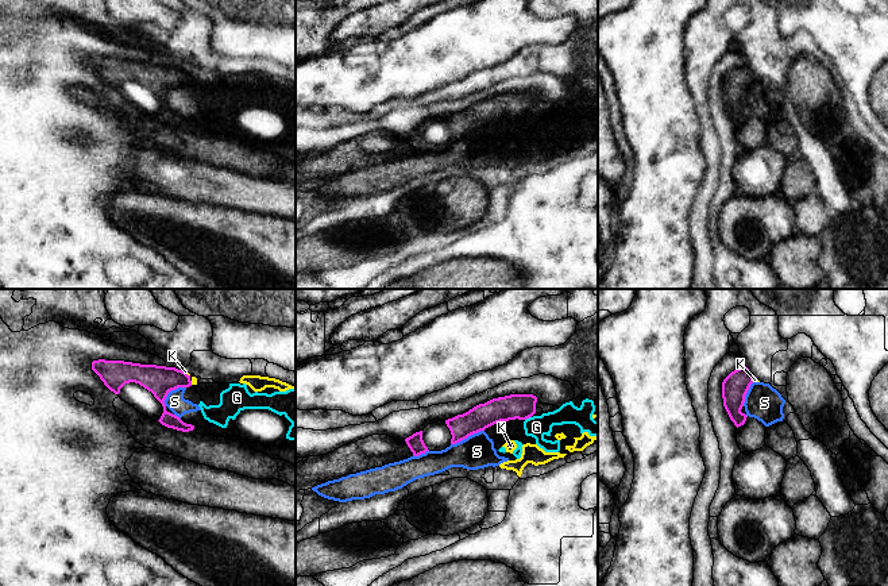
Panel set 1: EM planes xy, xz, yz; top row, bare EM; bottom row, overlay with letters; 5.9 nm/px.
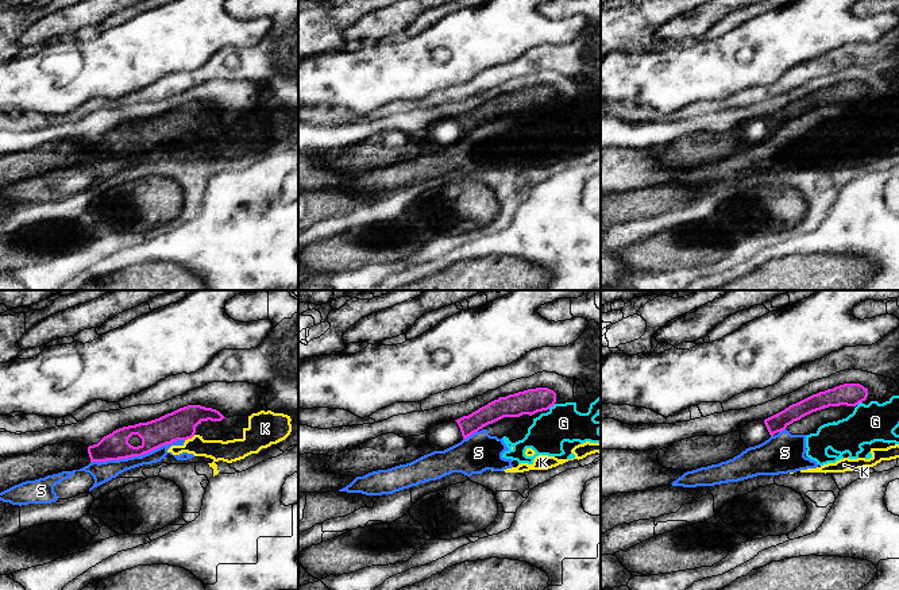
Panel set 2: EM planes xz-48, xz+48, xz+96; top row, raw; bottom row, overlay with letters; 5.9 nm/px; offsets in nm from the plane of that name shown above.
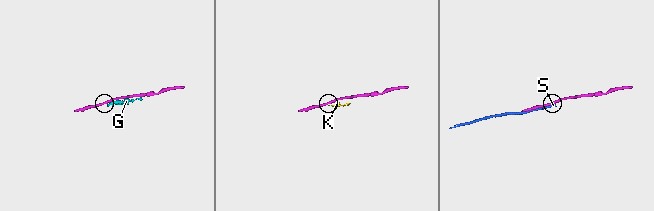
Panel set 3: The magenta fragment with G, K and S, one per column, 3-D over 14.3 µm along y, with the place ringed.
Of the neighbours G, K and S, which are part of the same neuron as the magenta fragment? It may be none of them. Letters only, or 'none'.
none

